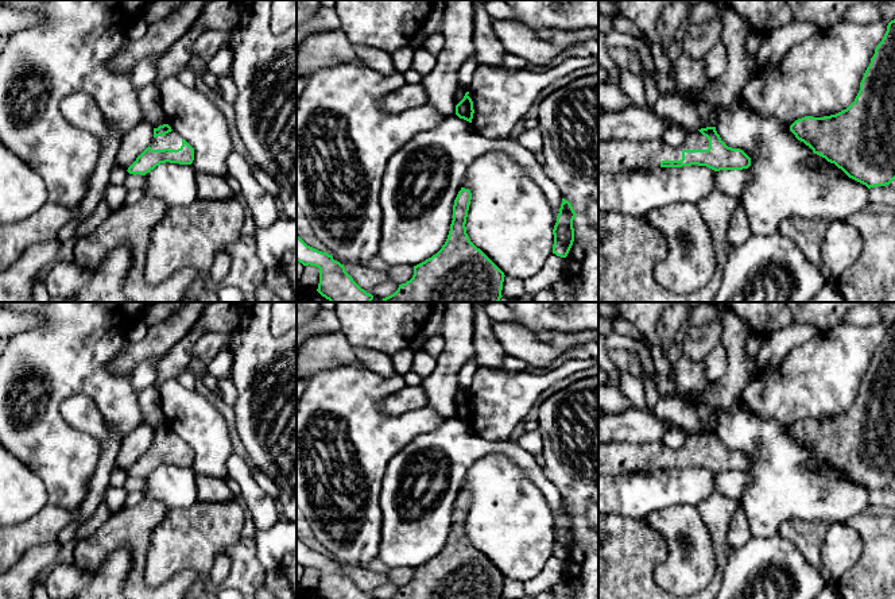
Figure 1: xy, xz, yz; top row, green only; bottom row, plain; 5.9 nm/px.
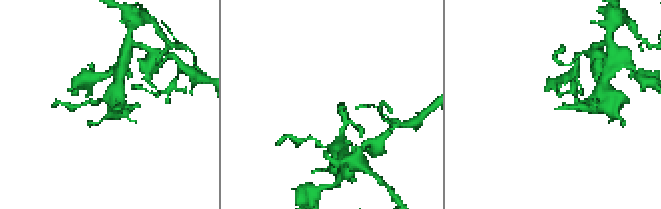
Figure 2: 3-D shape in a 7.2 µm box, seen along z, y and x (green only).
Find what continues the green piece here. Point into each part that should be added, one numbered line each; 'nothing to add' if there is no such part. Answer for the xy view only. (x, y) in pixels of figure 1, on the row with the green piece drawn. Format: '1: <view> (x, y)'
1: xy (171, 140)

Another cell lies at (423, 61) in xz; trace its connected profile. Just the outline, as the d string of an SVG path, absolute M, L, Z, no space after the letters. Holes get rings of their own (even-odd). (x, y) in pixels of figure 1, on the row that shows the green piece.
M426 47L414 50L411 69L422 76L429 74L437 63L437 55L431 54Z

